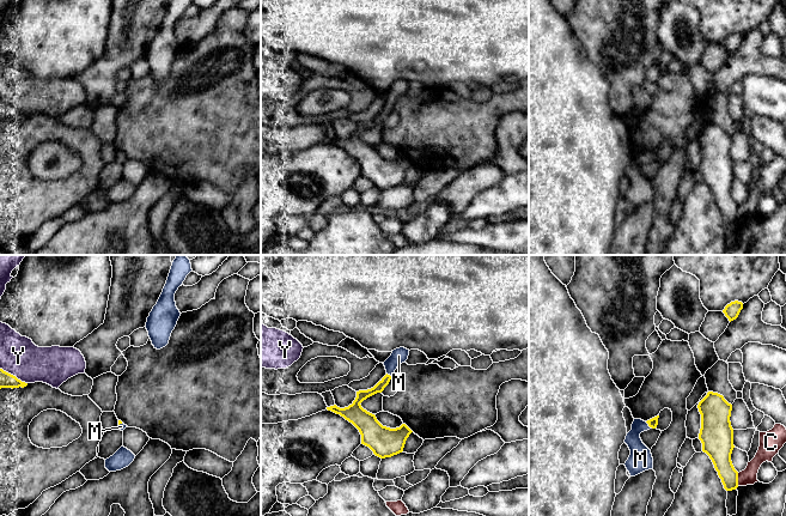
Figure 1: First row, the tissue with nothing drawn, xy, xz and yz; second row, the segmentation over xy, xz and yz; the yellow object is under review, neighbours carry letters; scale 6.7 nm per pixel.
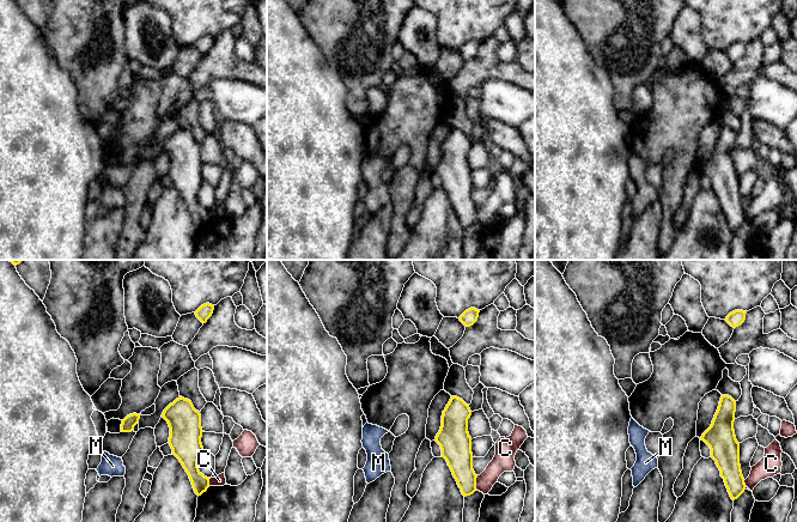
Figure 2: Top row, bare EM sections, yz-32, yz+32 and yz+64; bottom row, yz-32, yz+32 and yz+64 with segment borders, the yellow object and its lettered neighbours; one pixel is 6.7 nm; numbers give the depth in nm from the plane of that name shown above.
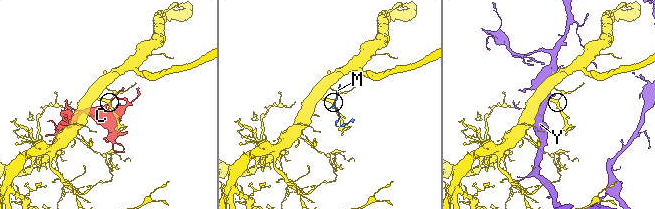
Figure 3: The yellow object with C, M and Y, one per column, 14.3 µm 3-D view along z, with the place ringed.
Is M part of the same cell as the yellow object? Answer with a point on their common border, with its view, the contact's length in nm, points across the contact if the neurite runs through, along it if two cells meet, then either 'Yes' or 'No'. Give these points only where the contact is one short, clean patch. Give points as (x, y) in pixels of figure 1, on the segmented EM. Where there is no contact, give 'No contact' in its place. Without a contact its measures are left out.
Touches yellow at yz (649, 425). Shared border 60 nm. Path across: yz (652, 423), (649, 425), (637, 432), (640, 459). Yes

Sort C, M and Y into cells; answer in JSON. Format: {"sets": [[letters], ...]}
{"sets": [["C"], ["M"], ["Y"]]}

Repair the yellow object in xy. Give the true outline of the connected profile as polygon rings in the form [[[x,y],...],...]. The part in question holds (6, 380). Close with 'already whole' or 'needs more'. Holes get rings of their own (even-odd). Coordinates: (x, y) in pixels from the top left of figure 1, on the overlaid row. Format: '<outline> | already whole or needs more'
[[[0,369],[0,389],[1,388],[24,388],[26,387],[28,383],[22,382],[20,380],[18,380],[16,376],[4,371],[2,369]]] | already whole

